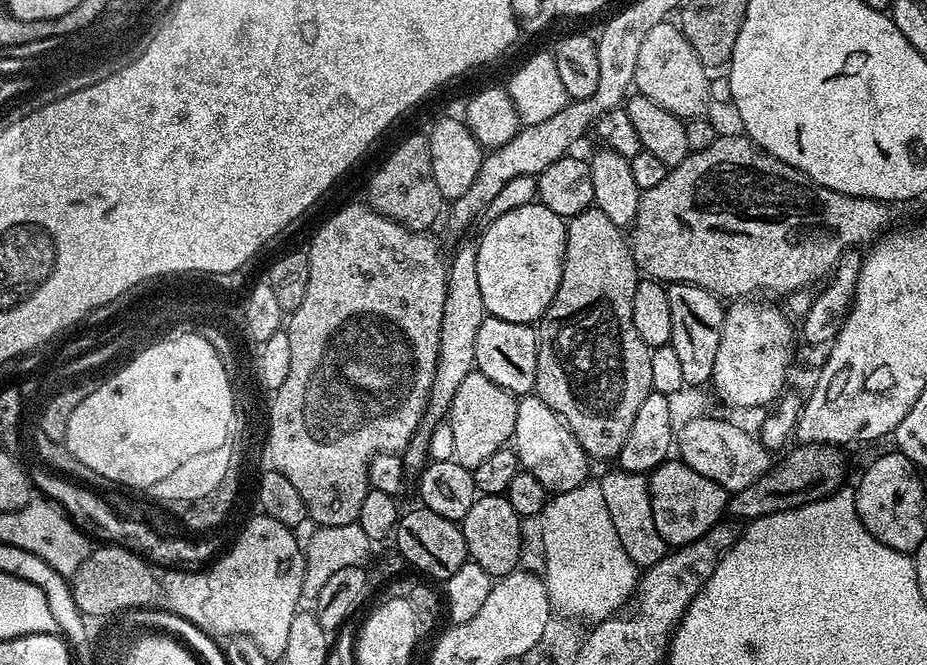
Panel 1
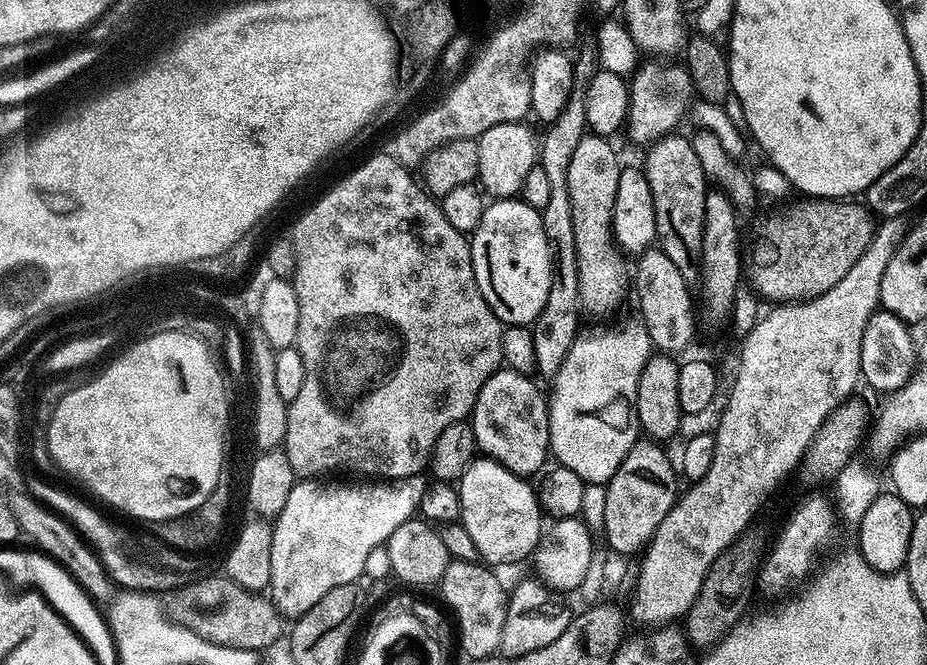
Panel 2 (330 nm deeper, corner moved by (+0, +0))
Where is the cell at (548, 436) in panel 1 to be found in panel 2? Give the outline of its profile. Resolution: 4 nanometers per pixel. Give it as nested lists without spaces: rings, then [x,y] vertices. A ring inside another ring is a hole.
[[[643,323],[628,324],[621,332],[592,332],[589,336],[581,335],[570,346],[570,354],[566,354],[566,358],[562,362],[562,366],[551,377],[552,396],[547,397],[548,401],[548,446],[551,455],[554,457],[555,463],[562,468],[574,470],[574,474],[578,474],[578,478],[582,478],[585,484],[602,484],[607,485],[608,480],[618,470],[618,466],[622,466],[622,458],[626,458],[626,454],[630,454],[630,446],[634,446],[634,442],[641,435],[642,429],[640,419],[636,413],[636,383],[640,377],[640,372],[646,366],[646,362],[653,356],[654,349],[652,347],[652,339],[648,337],[648,331],[644,329]]]

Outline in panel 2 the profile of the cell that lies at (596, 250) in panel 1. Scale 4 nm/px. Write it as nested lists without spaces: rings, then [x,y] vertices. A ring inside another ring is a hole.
[[[585,134],[582,142],[574,150],[574,158],[570,158],[568,171],[568,189],[570,190],[570,210],[574,218],[574,242],[576,243],[576,257],[578,258],[578,290],[580,303],[592,312],[612,312],[624,300],[624,295],[630,292],[630,264],[627,264],[625,253],[616,242],[616,235],[612,231],[614,218],[614,198],[618,198],[618,178],[622,161],[616,157],[612,149],[613,141],[595,134]]]

